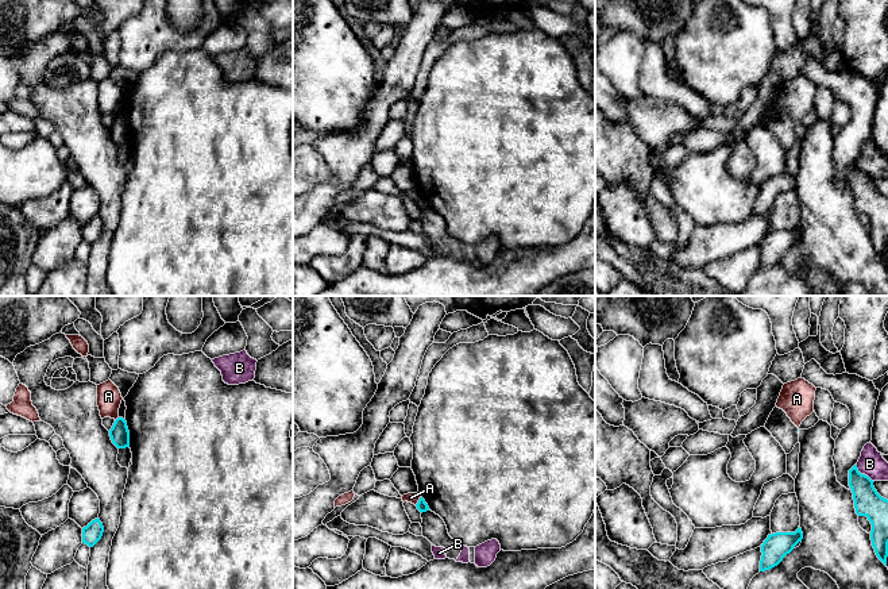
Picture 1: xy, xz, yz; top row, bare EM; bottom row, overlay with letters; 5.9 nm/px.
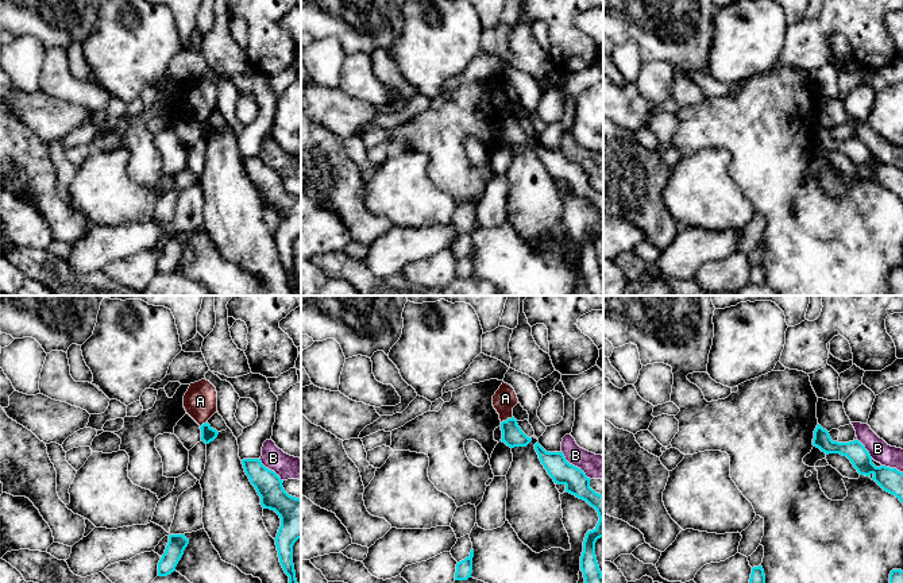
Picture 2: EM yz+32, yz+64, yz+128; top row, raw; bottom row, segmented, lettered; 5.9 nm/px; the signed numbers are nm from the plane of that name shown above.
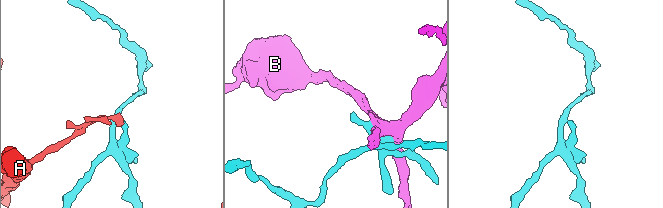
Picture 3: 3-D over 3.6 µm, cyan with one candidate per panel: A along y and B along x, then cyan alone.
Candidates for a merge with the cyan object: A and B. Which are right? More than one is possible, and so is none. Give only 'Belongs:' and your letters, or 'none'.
Belongs: none

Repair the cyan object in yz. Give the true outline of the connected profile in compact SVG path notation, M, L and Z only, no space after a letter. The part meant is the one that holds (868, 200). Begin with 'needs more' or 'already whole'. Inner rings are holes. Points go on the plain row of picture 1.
already whole; M854 162L849 168L849 184L853 190L854 205L858 213L866 213L872 222L870 238L877 255L887 263L888 254L888 197L881 195L873 184L873 180L868 173L861 172Z

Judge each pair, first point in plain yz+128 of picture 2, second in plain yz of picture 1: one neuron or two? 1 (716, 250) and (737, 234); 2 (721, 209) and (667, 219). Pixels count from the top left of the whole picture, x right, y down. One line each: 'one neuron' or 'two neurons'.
1: one neuron
2: two neurons

